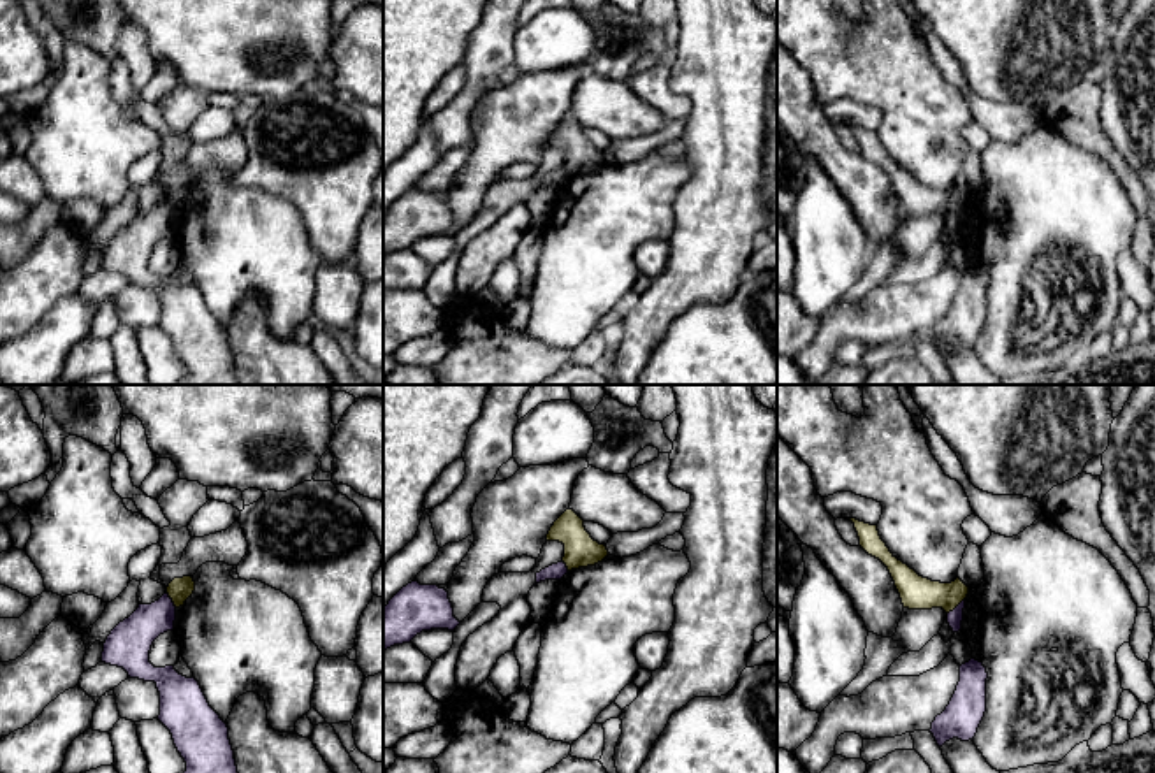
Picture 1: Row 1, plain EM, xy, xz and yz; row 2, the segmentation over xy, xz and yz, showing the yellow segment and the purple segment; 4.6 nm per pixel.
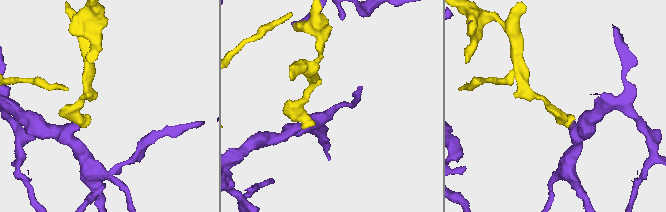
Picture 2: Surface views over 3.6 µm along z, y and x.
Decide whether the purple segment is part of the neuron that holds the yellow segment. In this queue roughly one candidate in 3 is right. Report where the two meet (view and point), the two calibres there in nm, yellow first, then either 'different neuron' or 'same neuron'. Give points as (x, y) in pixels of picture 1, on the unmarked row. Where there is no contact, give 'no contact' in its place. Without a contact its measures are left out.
contact yz (955, 213); calibres 160 and 70 nm; different neuron

